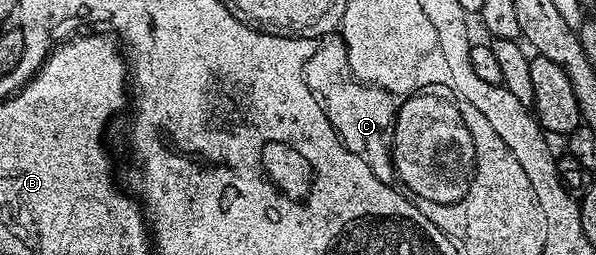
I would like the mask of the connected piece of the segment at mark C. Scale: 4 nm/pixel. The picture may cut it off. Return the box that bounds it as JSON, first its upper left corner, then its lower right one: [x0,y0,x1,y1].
[304,35,400,185]

